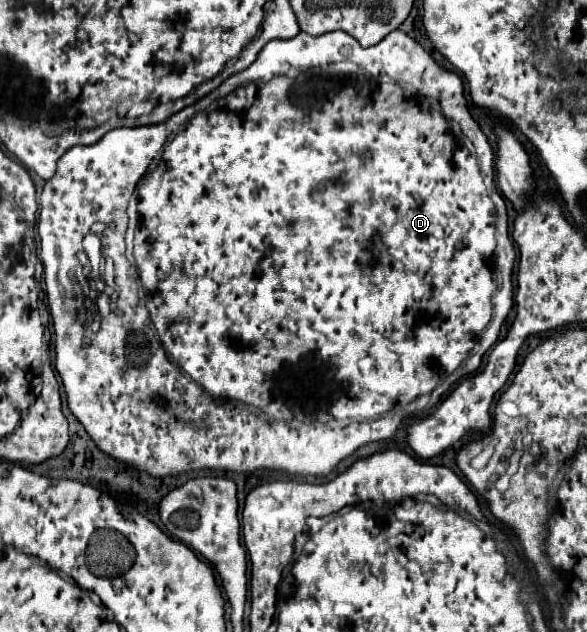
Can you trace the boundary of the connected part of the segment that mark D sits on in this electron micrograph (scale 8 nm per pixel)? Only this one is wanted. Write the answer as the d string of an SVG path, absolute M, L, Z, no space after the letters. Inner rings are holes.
M397 29L397 31L391 31L391 33L389 33L389 35L387 35L387 37L385 37L385 39L383 39L383 41L379 41L379 43L377 43L377 45L373 45L373 47L367 47L367 49L365 49L365 47L361 47L361 45L359 45L359 43L357 43L357 41L355 41L355 39L353 39L353 37L351 37L351 35L349 35L349 33L345 33L345 31L333 31L333 33L323 33L323 35L319 35L319 37L313 37L313 35L309 35L309 33L299 33L299 35L297 35L297 37L293 37L293 39L285 39L285 41L269 41L269 43L267 43L267 45L265 45L265 47L263 47L263 49L261 49L261 55L257 55L257 61L255 61L255 63L253 63L253 67L249 67L249 71L241 71L241 75L233 75L233 79L227 79L227 81L225 81L225 83L223 83L223 85L221 85L221 87L219 87L219 89L215 89L215 91L213 91L213 93L209 93L209 95L207 95L207 97L203 97L203 99L201 99L201 101L197 101L197 103L195 103L195 105L191 105L191 107L185 107L185 109L183 109L183 111L179 111L179 113L175 113L175 115L171 115L171 117L169 117L169 119L167 119L167 121L163 121L163 123L155 123L155 125L143 125L143 127L133 127L133 129L117 129L117 131L109 131L109 133L105 133L105 135L103 135L103 137L101 137L101 141L97 141L97 143L95 143L95 145L93 145L93 147L73 147L73 149L69 149L69 151L67 151L67 153L65 153L65 155L63 155L63 157L61 157L61 159L59 159L59 163L57 163L57 173L55 173L55 177L53 177L53 179L49 179L49 181L47 181L47 183L45 183L45 187L43 187L43 193L41 193L41 201L39 201L39 205L41 205L41 209L39 209L39 220L38 220L38 222L37 222L37 231L39 231L39 237L41 237L41 261L43 261L43 269L45 269L45 289L47 289L47 301L49 301L49 309L51 309L51 317L53 317L53 329L55 329L55 365L57 365L57 371L59 371L59 375L61 375L61 381L63 381L63 385L65 385L65 393L67 393L67 401L69 401L69 409L71 409L71 413L73 413L73 415L75 415L75 417L77 417L77 419L79 419L79 421L81 421L81 423L83 423L83 427L85 427L85 429L87 429L87 433L89 433L89 435L91 435L91 437L93 437L93 441L95 441L95 443L97 443L97 447L99 447L99 449L101 449L101 451L105 451L105 453L107 453L107 455L111 455L111 457L115 457L115 459L119 459L119 461L123 461L123 463L129 463L129 465L133 465L133 467L139 467L139 469L145 469L145 471L147 471L147 473L151 473L151 475L155 475L155 477L165 477L165 475L173 475L173 473L181 473L181 471L189 471L189 469L223 469L223 471L245 471L245 473L253 473L253 471L257 471L257 469L269 469L269 467L271 467L271 469L283 469L283 471L289 471L289 473L301 473L301 475L327 475L327 473L329 473L329 471L331 471L331 469L333 469L333 467L335 467L335 465L337 465L337 463L339 463L339 461L341 461L341 459L343 459L343 457L347 457L347 455L351 455L351 453L353 453L353 451L357 451L357 449L359 449L359 447L361 447L361 445L365 445L365 443L371 443L371 441L381 441L381 439L387 439L387 437L391 437L391 435L393 435L393 433L395 433L395 431L397 431L397 427L399 427L399 423L402 423L402 421L403 421L403 420L404 420L404 419L405 419L405 418L407 418L407 417L409 417L409 418L417 418L417 417L420 417L420 416L421 416L421 415L422 415L422 414L423 414L423 413L424 413L424 412L425 412L425 414L426 414L426 413L428 413L428 411L429 411L429 407L433 407L433 405L435 405L435 403L437 403L437 401L439 401L439 397L441 397L441 395L445 395L445 393L447 393L447 391L449 391L449 387L451 387L451 385L453 385L453 383L455 383L455 381L457 381L457 379L459 379L459 377L463 377L463 375L469 375L469 373L473 373L473 371L477 371L477 367L479 367L479 365L481 365L481 359L483 359L483 355L485 355L485 351L487 351L487 349L489 349L489 347L491 347L491 345L493 345L493 343L495 343L495 341L497 341L497 337L499 337L499 327L501 327L501 323L503 323L503 321L505 321L505 317L507 317L507 313L509 313L509 311L511 311L511 305L513 305L513 283L511 283L511 273L513 273L513 265L515 265L515 249L513 249L513 241L511 241L511 237L509 237L509 229L507 229L507 211L505 211L505 199L503 199L503 197L501 197L501 195L499 195L499 191L497 191L497 187L495 187L495 171L493 171L493 149L491 149L491 145L489 145L489 141L487 141L487 137L485 137L485 135L483 135L483 131L481 131L481 129L479 129L479 125L477 125L477 123L475 123L475 119L473 119L473 117L471 117L471 113L469 113L469 107L467 107L467 99L465 99L465 95L463 95L463 81L461 81L461 77L459 77L459 75L457 75L457 73L451 73L451 71L447 71L447 69L445 69L445 67L441 67L441 65L439 65L439 63L437 63L437 61L435 61L435 59L433 59L433 57L431 57L431 55L429 55L429 53L427 53L427 51L425 51L425 49L423 49L423 47L421 47L421 45L419 45L419 43L417 43L417 41L415 41L415 39L411 39L411 37L409 37L409 35L405 35L405 33L403 33L403 31L399 31L399 29ZM317 68L318 68L318 75L313 75L313 73L309 73L309 72L310 72L310 71L312 71L312 70L315 70L315 69L317 69ZM149 163L151 163L151 171L149 171L149 173L147 173L147 177L145 177L145 179L143 179L143 181L141 181L141 187L139 187L139 195L137 195L137 211L139 211L139 227L137 227L137 233L135 233L135 249L133 249L133 251L135 251L135 259L137 259L137 269L139 269L139 279L141 279L141 285L143 285L143 289L145 289L145 295L147 295L147 297L145 297L145 299L147 299L147 307L149 307L149 313L151 313L151 321L153 321L153 325L155 325L155 327L157 327L157 333L159 333L159 337L161 337L161 341L159 341L159 339L157 339L157 333L155 333L155 331L153 331L153 327L151 327L151 323L149 323L149 319L147 319L147 321L145 321L145 323L137 323L137 319L135 319L135 317L137 317L137 305L139 305L139 279L137 279L137 269L135 269L135 267L133 267L133 265L131 265L131 263L129 263L129 261L123 261L123 259L125 259L125 257L123 257L123 253L117 253L117 263L115 263L115 285L117 285L117 287L115 287L115 293L113 293L113 297L111 297L111 299L109 299L109 305L111 305L111 313L109 313L109 317L111 317L111 319L101 319L101 317L99 317L99 315L95 315L95 313L87 313L87 307L85 307L85 305L87 305L87 303L85 303L85 301L81 301L81 299L85 299L85 291L81 291L81 283L79 283L79 281L81 281L81 276L84 276L84 275L83 275L83 272L82 272L82 267L81 267L81 266L80 266L80 264L79 264L79 262L78 262L78 260L77 260L77 253L79 253L79 251L81 251L81 241L83 241L83 237L85 237L85 235L87 235L87 233L89 233L89 229L91 229L91 225L93 225L93 223L95 223L95 221L103 221L103 223L105 223L105 233L103 233L103 235L105 235L105 239L107 239L107 243L109 243L109 251L125 251L125 231L127 231L127 203L129 203L129 197L131 197L131 195L133 195L133 191L135 191L135 185L137 185L137 183L139 183L139 179L141 179L141 177L143 177L143 173L145 173L145 171L147 171L147 167L149 167ZM313 251L317 251L317 275L315 275L315 273L313 273ZM79 321L81 321L81 323L83 323L83 325L85 325L85 335L87 335L87 337L89 337L89 339L91 339L91 341L83 341L83 333L79 333L79 331L83 331L83 327L81 327L81 323L79 323ZM161 343L163 343L163 347L165 347L165 349L167 349L167 351L169 351L169 355L171 355L171 359L173 359L173 361L175 361L175 363L177 363L177 365L179 365L179 367L181 367L181 369L183 369L183 371L185 371L185 373L187 373L187 375L185 375L185 373L183 373L183 371L181 371L181 369L179 369L179 367L177 367L177 365L175 365L175 363L171 363L171 361L169 361L169 357L167 357L167 353L165 353L165 349L163 349L163 347L161 347ZM295 401L305 401L305 403L307 403L307 401L323 401L323 405L321 405L321 409L325 409L325 411L327 411L327 409L329 409L329 411L333 411L333 415L335 415L335 419L337 419L337 423L335 423L335 421L329 421L329 423L321 423L321 421L317 421L317 419L313 419L313 421L307 421L307 419L305 419L305 417L299 417L299 415L295 415ZM415 403L419 403L419 406L418 406L418 407L419 407L419 412L418 412L418 413L416 413L416 408L415 408L415 410L412 410L412 411L411 411L411 410L407 410L407 409L411 409L411 407L413 407L413 405L415 405Z

